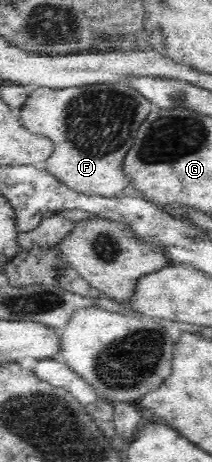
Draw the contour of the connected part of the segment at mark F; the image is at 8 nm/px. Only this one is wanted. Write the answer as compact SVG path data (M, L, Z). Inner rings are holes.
M123 83L91 84L81 88L40 87L29 94L17 115L28 132L48 138L55 145L52 156L42 165L44 170L49 171L74 191L106 197L121 194L121 190L132 183L132 177L124 169L126 154L137 138L138 128L155 109L153 101Z

